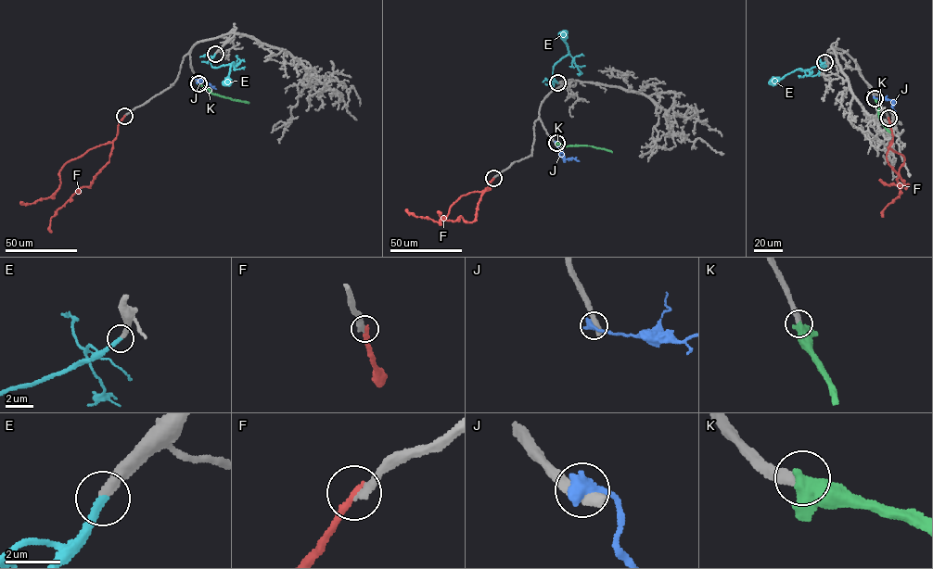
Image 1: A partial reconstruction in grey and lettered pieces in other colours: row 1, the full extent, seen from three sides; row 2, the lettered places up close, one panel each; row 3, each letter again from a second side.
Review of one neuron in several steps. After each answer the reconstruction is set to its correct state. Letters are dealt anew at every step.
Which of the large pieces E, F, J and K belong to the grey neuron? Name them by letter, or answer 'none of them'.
E, K

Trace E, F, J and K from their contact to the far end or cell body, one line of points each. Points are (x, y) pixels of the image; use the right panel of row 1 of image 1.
E: (824, 61), (809, 69), (797, 69), (812, 76), (819, 70), (819, 75)
F: (888, 118), (893, 136), (889, 146), (904, 159), (897, 180), (899, 185), (878, 180)
J: (874, 97), (892, 100), (895, 112)
K: (875, 98), (880, 120), (889, 132)

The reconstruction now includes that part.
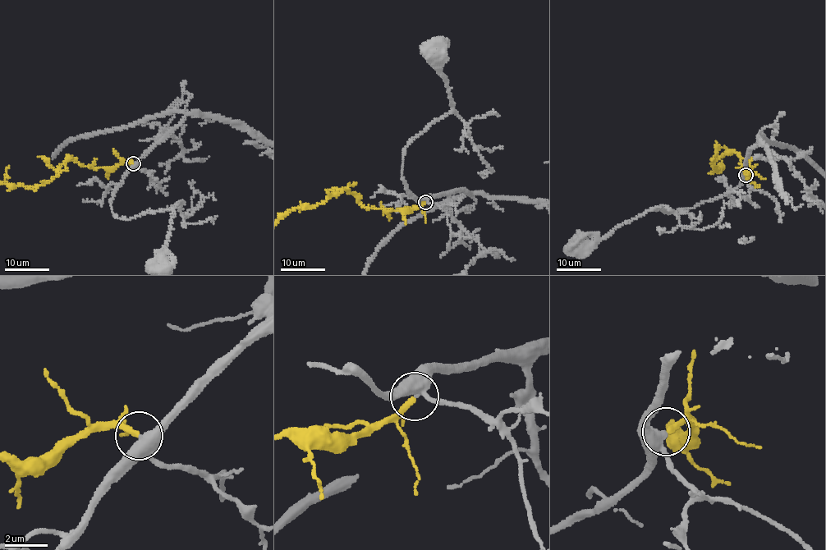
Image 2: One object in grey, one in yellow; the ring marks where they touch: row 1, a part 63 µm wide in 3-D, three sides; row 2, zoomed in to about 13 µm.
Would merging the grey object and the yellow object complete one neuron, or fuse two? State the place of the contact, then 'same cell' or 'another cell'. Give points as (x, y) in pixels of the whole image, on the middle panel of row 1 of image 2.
place (425, 202); same cell

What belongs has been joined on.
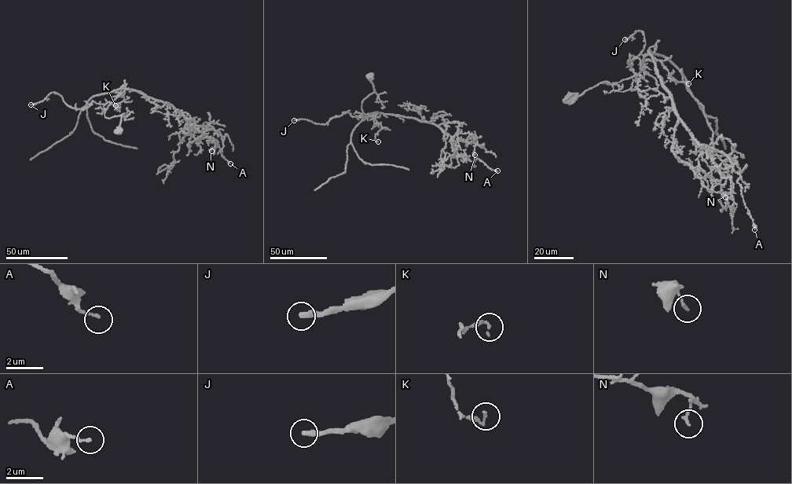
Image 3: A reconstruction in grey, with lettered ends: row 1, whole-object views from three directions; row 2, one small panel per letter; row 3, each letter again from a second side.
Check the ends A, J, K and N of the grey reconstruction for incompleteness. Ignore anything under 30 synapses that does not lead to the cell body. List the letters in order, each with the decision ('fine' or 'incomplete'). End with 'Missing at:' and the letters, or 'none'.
A: fine
J: incomplete
K: fine
N: fine
Missing at: J

